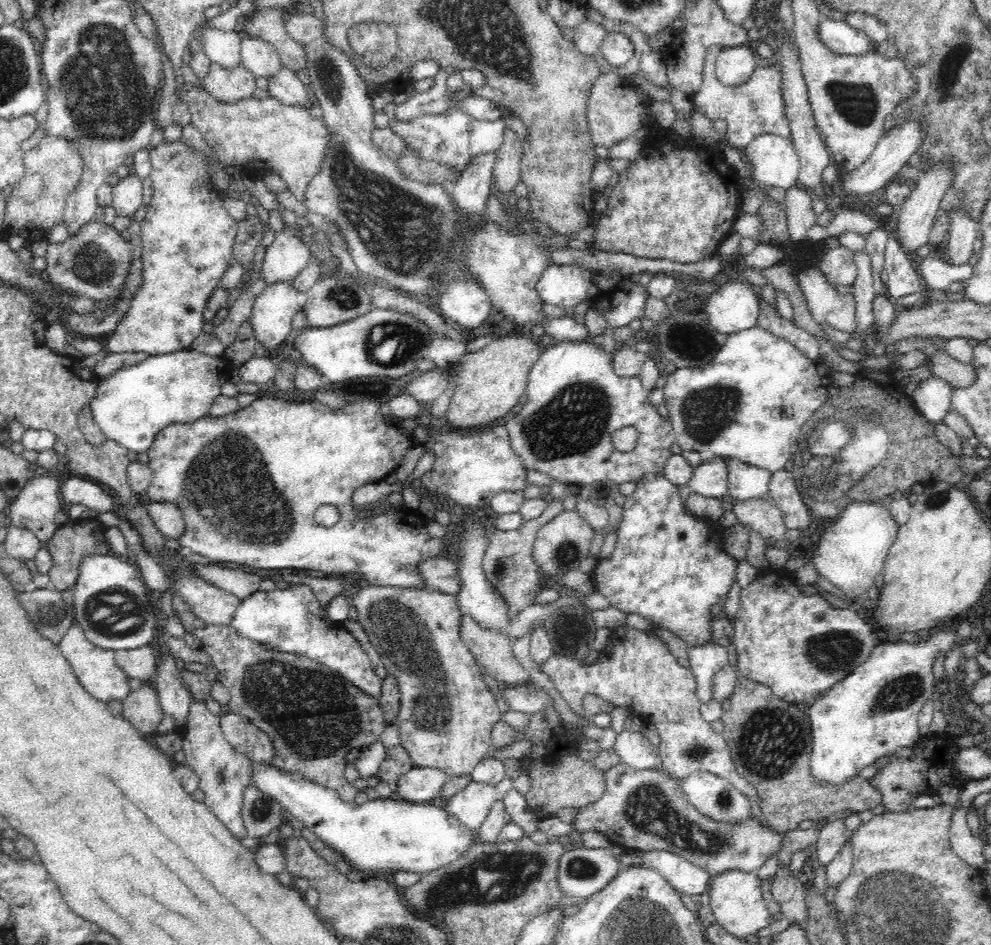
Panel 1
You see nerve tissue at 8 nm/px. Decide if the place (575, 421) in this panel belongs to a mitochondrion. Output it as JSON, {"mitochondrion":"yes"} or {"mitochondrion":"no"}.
{"mitochondrion":"yes"}

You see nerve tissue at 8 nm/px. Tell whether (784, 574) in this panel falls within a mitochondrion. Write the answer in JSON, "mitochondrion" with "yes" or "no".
{"mitochondrion":"no"}

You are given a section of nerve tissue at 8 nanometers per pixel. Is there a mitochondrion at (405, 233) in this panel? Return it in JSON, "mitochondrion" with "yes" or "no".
{"mitochondrion":"yes"}

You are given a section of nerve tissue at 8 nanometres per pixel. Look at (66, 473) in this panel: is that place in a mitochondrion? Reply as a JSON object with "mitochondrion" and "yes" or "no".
{"mitochondrion":"no"}

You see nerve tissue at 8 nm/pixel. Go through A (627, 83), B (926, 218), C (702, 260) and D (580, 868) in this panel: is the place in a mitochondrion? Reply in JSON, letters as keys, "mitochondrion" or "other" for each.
{"A":"other","B":"other","C":"other","D":"mitochondrion"}

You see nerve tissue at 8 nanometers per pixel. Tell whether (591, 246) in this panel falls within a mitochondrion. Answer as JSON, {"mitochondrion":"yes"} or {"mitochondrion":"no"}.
{"mitochondrion":"no"}

